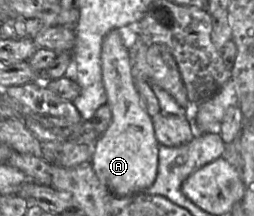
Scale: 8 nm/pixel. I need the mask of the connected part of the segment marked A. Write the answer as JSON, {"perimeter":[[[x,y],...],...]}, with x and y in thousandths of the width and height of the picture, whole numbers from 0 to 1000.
{"perimeter":[[[472,134],[433,144],[398,236],[402,352],[441,560],[366,667],[358,755],[390,833],[457,907],[492,912],[571,884],[610,838],[626,755],[626,662],[598,542],[563,500],[520,352],[516,264]]]}

